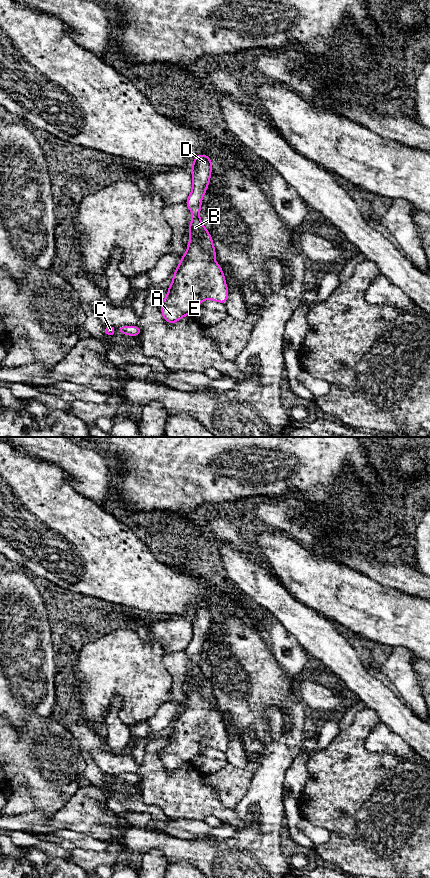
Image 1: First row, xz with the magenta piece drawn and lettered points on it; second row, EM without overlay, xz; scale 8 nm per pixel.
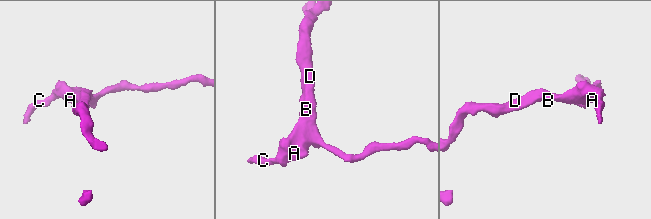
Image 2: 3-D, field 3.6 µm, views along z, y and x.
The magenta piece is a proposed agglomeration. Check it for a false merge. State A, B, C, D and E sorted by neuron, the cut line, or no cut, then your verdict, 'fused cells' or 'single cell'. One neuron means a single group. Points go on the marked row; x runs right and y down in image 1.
A B C D E; no cut; single cell

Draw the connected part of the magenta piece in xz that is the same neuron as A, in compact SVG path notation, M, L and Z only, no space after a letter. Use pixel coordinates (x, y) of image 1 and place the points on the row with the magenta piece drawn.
M205 154L196 155L191 168L192 191L185 201L186 206L192 213L192 221L188 227L190 239L186 252L178 263L176 271L172 274L173 281L168 287L168 294L161 302L161 314L165 322L169 324L174 324L182 317L191 315L193 309L201 306L202 301L205 299L223 304L228 301L229 290L223 270L218 262L213 260L216 257L216 250L212 236L200 219L202 199L207 191L211 172L212 159Z

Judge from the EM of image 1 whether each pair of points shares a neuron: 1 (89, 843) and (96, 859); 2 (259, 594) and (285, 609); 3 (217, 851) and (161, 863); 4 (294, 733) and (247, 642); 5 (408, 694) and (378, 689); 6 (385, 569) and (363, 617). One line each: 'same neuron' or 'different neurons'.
1: different neurons
2: same neuron
3: different neurons
4: same neuron
5: different neurons
6: different neurons

